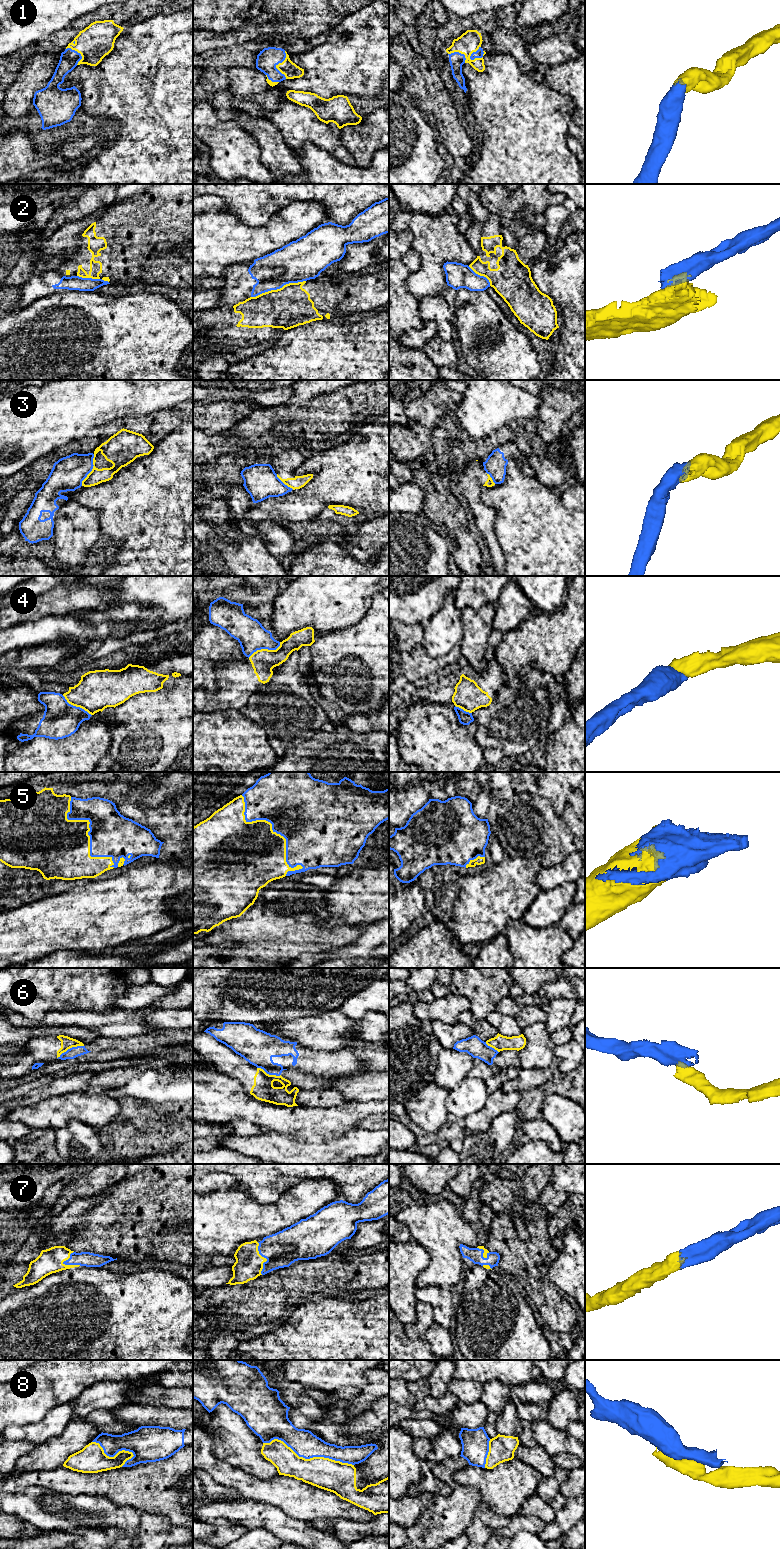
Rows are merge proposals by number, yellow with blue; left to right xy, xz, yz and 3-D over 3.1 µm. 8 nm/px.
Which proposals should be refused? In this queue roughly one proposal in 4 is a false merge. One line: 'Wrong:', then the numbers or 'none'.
Wrong: 2, 3, 4, 6, 8

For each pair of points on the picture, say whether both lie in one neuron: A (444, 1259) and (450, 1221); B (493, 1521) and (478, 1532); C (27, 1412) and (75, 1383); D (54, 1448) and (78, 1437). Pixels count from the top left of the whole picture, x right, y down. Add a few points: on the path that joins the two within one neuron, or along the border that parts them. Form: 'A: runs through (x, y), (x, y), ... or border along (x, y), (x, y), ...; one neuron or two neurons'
A: runs through (444, 1250), (444, 1230); one neuron
B: runs through (488, 1521), (482, 1524), (482, 1527); one neuron
C: runs through (39, 1401), (51, 1389), (59, 1383), (63, 1383); one neuron
D: runs through (60, 1448), (72, 1440); one neuron

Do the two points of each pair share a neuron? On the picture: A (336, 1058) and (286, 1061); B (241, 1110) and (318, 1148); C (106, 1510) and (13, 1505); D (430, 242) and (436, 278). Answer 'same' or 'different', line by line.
A: same
B: different
C: same
D: same

